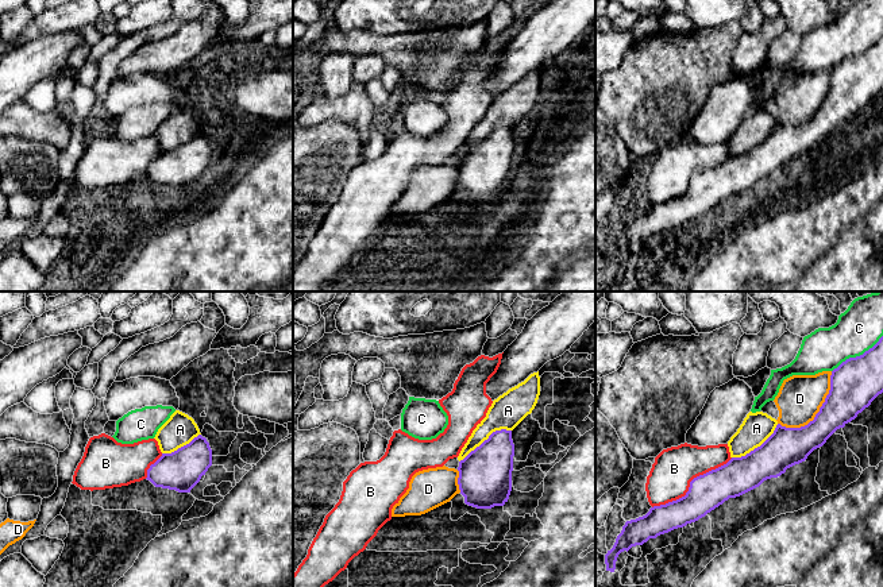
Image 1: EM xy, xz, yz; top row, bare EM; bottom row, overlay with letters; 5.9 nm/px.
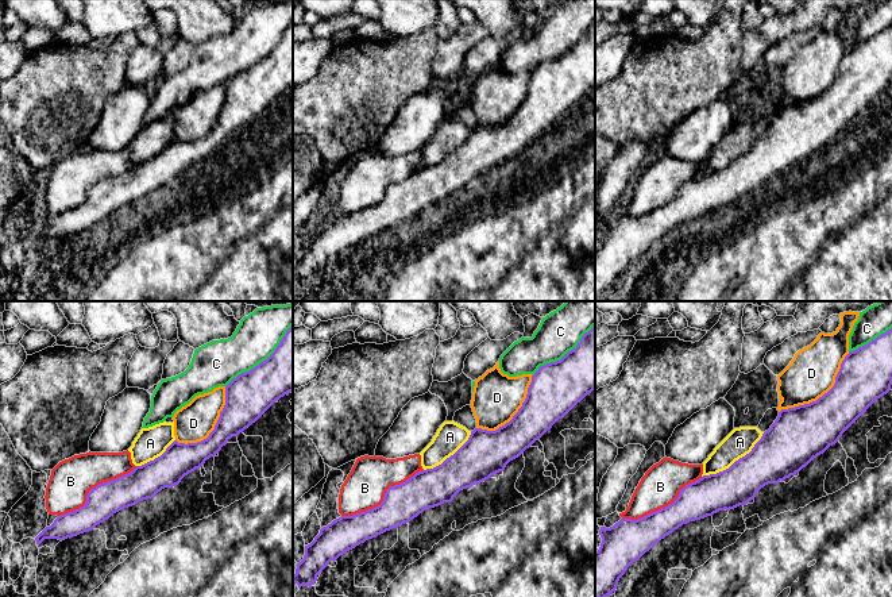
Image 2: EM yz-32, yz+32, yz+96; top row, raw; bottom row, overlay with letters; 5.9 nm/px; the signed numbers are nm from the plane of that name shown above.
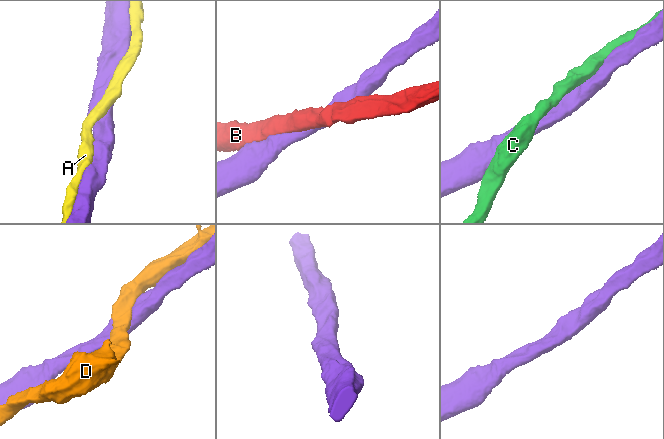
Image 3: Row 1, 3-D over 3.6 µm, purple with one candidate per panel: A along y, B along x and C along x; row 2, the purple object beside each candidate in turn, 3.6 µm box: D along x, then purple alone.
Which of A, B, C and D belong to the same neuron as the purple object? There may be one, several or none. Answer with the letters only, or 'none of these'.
none of these

